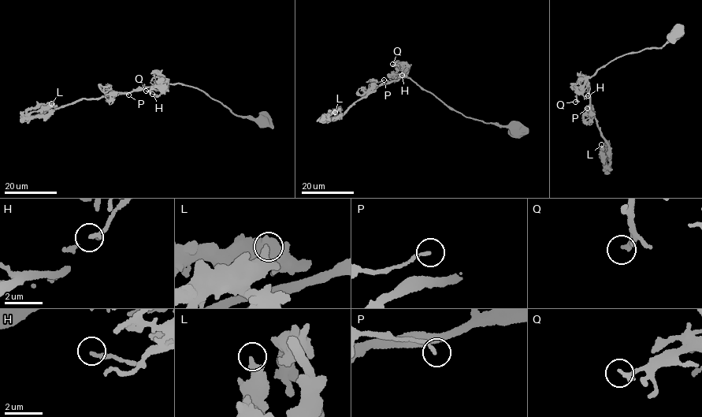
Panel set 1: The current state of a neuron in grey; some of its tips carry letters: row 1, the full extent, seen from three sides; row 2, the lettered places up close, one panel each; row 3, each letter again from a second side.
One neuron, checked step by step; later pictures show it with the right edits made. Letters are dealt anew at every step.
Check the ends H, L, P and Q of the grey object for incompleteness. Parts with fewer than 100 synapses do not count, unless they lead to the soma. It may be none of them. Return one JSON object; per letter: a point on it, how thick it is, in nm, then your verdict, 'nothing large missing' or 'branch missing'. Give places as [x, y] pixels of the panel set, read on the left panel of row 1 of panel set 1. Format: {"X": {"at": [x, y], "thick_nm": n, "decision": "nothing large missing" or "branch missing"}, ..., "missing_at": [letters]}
{"H": {"at": [152, 94], "thick_nm": 200, "decision": "nothing large missing"}, "L": {"at": [51, 103], "thick_nm": 280, "decision": "nothing large missing"}, "P": {"at": [128, 94], "thick_nm": 170, "decision": "nothing large missing"}, "Q": {"at": [146, 91], "thick_nm": 240, "decision": "nothing large missing"}, "missing_at": []}

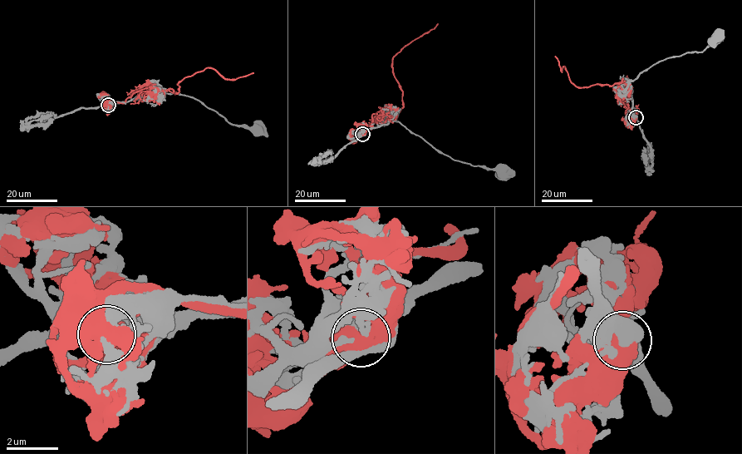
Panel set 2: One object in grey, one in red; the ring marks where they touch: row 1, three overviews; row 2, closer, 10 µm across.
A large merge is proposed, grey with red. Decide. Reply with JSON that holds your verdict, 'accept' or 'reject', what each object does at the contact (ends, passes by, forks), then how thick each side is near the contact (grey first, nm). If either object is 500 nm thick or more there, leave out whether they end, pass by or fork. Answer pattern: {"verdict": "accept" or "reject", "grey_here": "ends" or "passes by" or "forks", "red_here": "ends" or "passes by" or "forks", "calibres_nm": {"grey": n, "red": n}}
{"verdict": "reject", "calibres_nm": {"grey": 600, "red": 480}}

